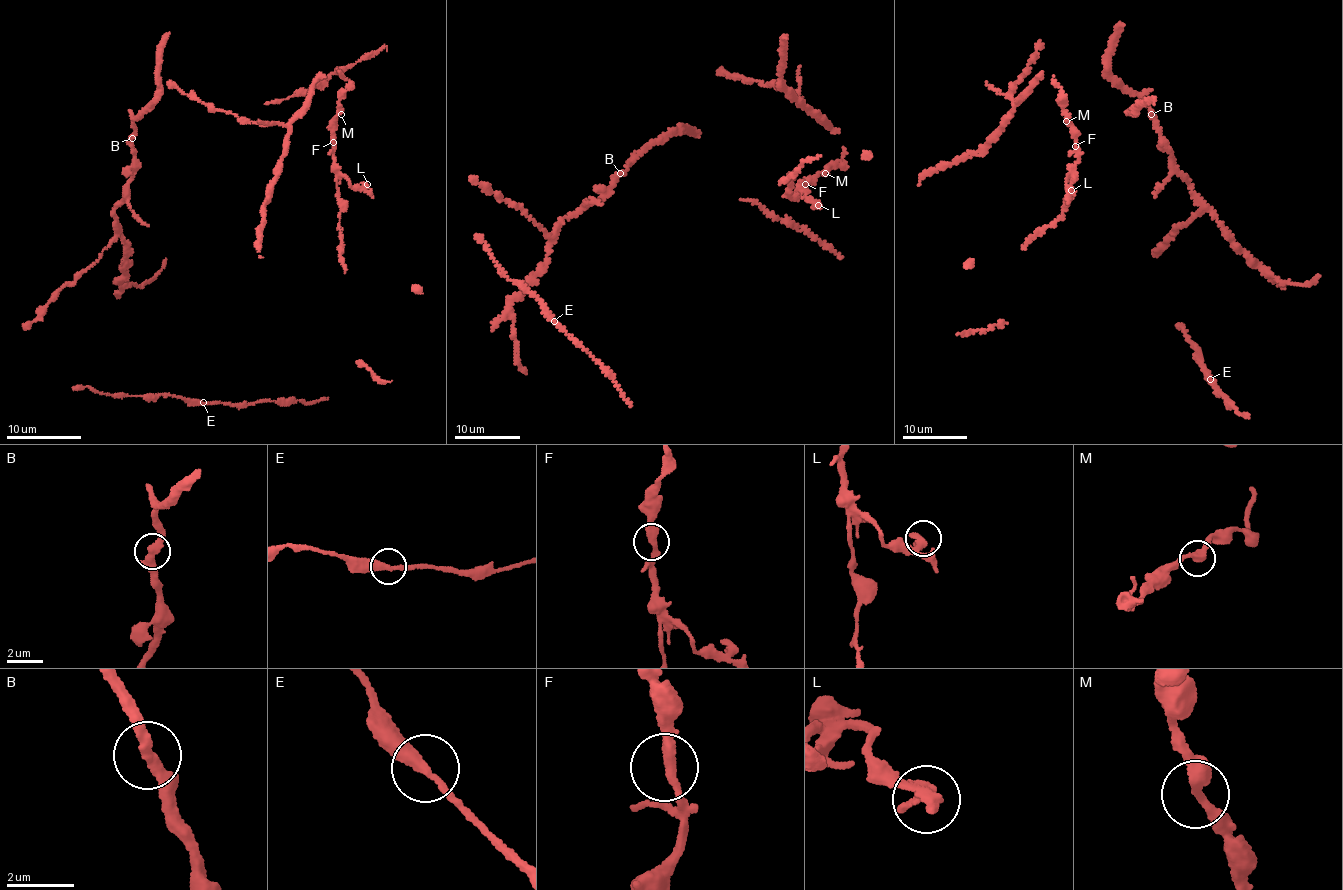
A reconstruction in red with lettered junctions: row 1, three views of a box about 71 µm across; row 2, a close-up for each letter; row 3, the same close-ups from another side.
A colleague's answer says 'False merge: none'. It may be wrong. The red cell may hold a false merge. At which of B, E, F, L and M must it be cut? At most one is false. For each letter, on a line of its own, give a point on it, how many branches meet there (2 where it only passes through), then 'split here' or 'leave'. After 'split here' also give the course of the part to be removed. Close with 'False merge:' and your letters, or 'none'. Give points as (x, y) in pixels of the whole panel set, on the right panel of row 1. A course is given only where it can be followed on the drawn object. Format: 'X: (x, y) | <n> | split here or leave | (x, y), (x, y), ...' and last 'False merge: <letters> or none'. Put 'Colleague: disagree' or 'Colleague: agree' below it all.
B: (1151, 114) | 2 | leave
E: (1210, 379) | 2 | leave
F: (1075, 146) | 2 | leave
L: (1071, 190) | 2 | leave
M: (1066, 121) | 2 | leave
False merge: none
Colleague: agree

